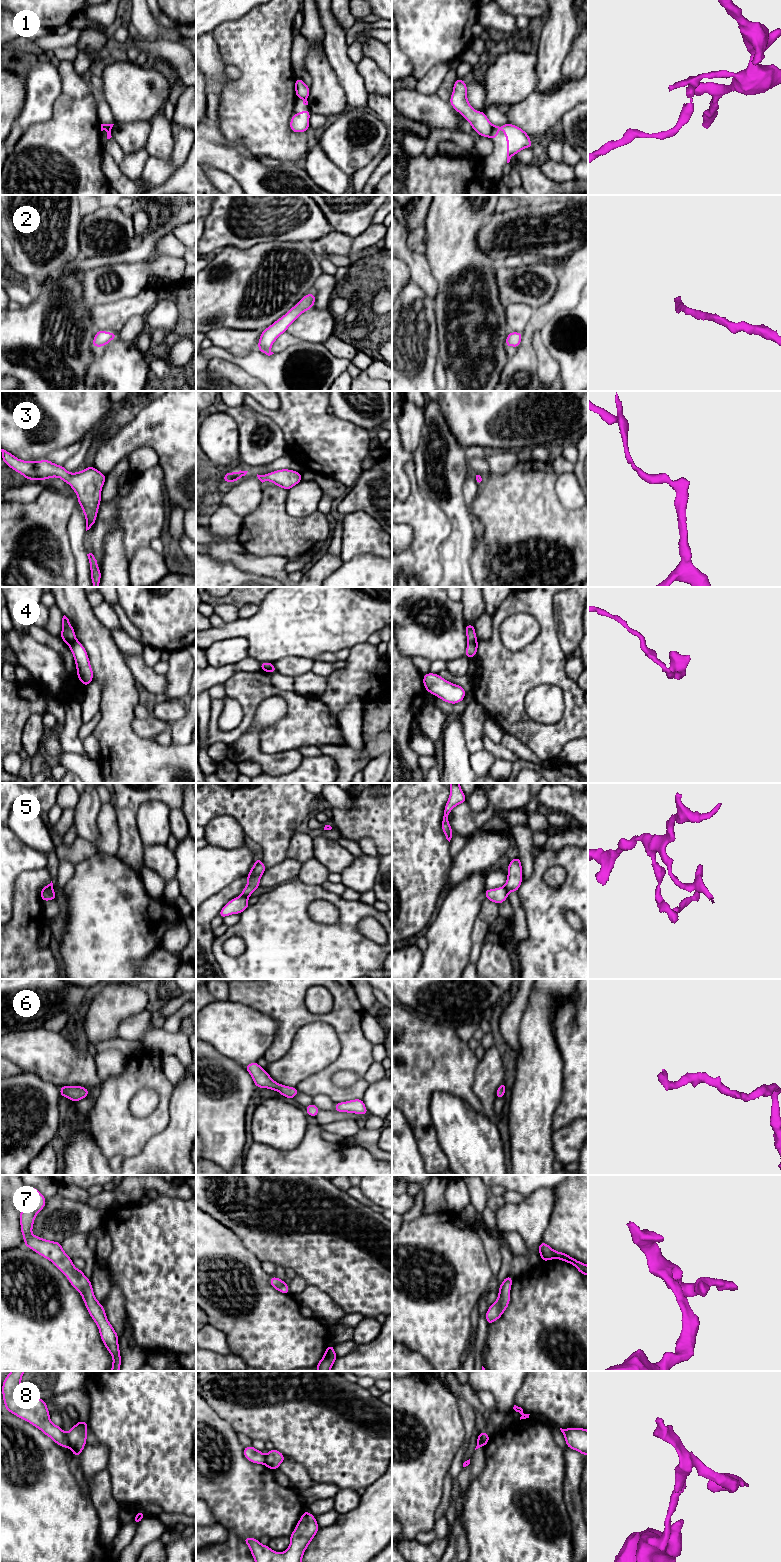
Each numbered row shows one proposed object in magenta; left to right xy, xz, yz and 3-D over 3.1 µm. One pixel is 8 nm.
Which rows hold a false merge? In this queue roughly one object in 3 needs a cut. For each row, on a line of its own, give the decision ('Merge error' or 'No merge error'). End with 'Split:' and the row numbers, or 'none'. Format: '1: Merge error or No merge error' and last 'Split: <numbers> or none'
1: Merge error
2: No merge error
3: No merge error
4: Merge error
5: Merge error
6: No merge error
7: No merge error
8: Merge error
Split: 1, 4, 5, 8

